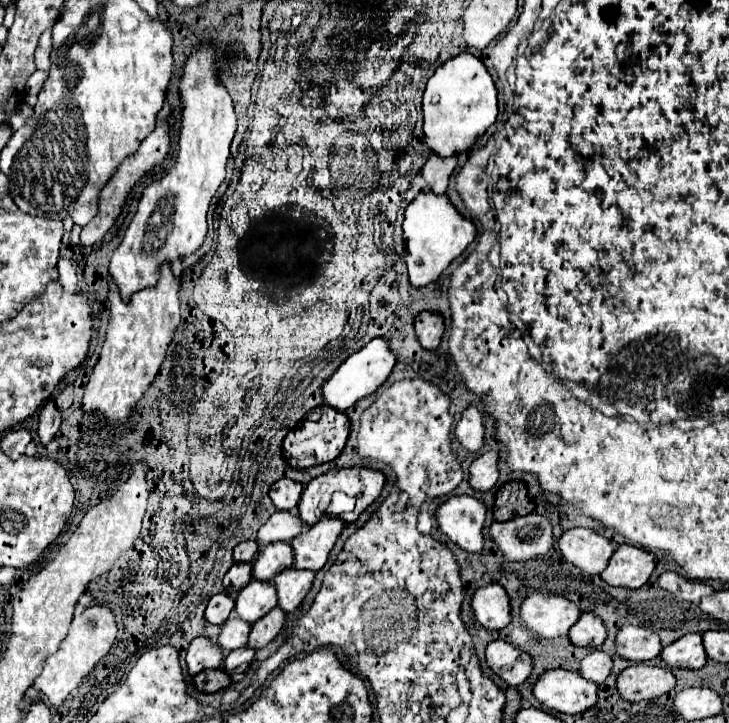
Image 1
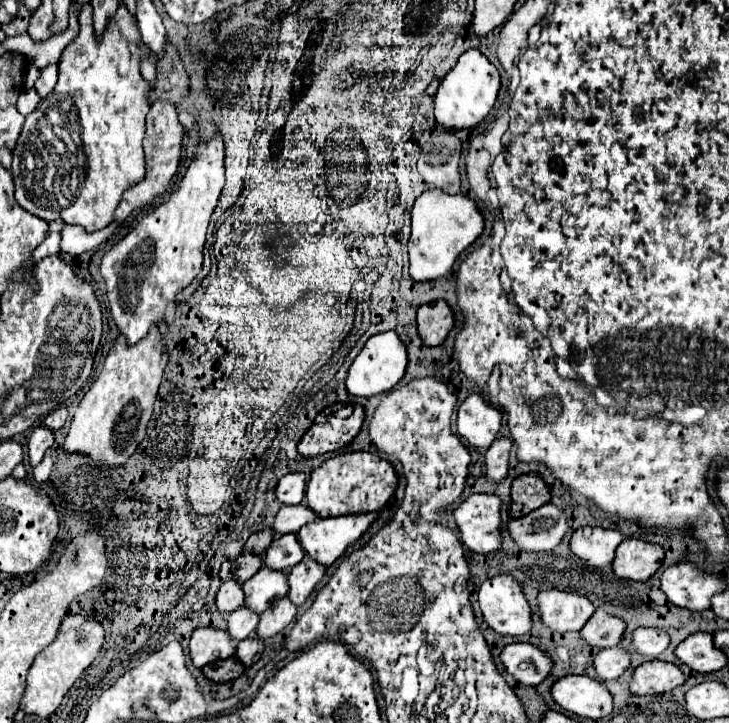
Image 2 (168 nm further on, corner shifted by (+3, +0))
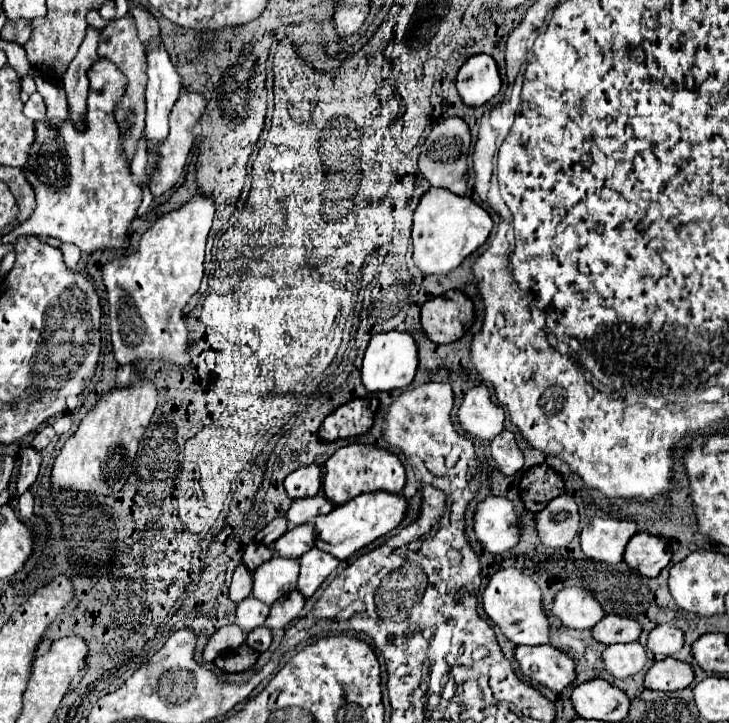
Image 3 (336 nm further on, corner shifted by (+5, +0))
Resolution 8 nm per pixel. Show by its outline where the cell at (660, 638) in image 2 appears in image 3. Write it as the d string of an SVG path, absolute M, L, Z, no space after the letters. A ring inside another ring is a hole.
M659 625L647 637L647 649L655 655L673 655L683 645L683 633L675 625Z

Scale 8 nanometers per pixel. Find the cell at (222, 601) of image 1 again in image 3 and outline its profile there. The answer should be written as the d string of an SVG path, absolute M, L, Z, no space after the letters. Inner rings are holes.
M239 565L233 573L231 585L229 585L229 599L233 603L239 603L243 599L247 599L251 593L251 573L245 565Z

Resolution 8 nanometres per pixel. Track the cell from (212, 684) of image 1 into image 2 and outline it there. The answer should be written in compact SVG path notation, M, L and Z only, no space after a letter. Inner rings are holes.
M235 657L231 659L225 659L225 661L217 661L217 663L211 663L207 667L203 667L203 673L205 677L213 679L215 683L225 683L225 681L233 681L237 679L241 673L245 671L243 663Z

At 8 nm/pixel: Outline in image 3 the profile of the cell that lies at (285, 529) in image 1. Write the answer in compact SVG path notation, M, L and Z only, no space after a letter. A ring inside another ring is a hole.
M323 493L307 499L295 499L287 511L287 521L289 527L297 527L303 523L311 523L317 515L325 515L333 509L335 505L323 497Z

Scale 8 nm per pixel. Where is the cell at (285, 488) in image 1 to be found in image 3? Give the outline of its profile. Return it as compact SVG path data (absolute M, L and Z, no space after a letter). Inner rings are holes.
M307 465L285 479L285 493L291 499L303 499L313 497L321 489L321 469L317 465Z

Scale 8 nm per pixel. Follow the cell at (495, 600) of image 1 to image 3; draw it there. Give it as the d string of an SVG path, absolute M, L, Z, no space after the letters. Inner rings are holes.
M501 569L489 579L489 585L483 591L483 609L487 617L501 629L501 633L515 645L549 643L549 621L543 613L541 591L537 583L519 569Z

